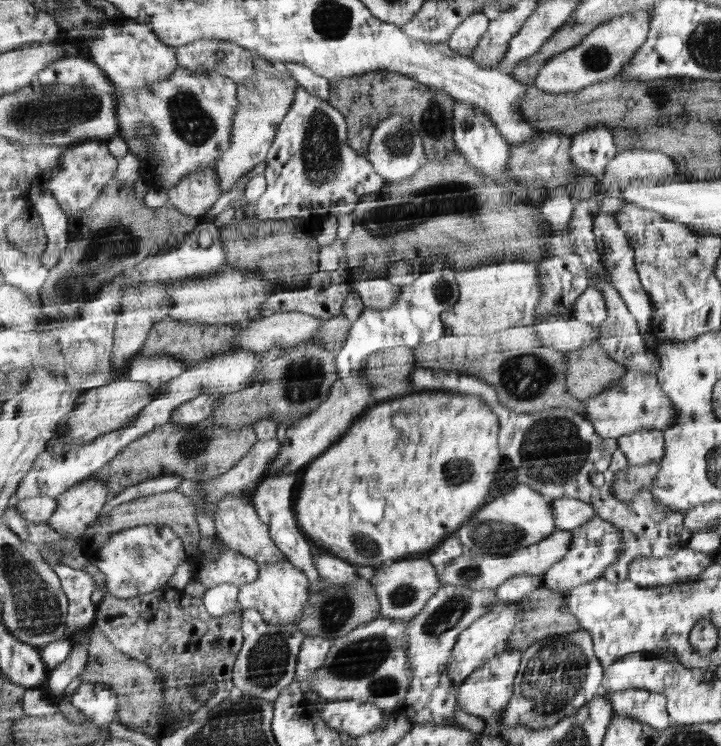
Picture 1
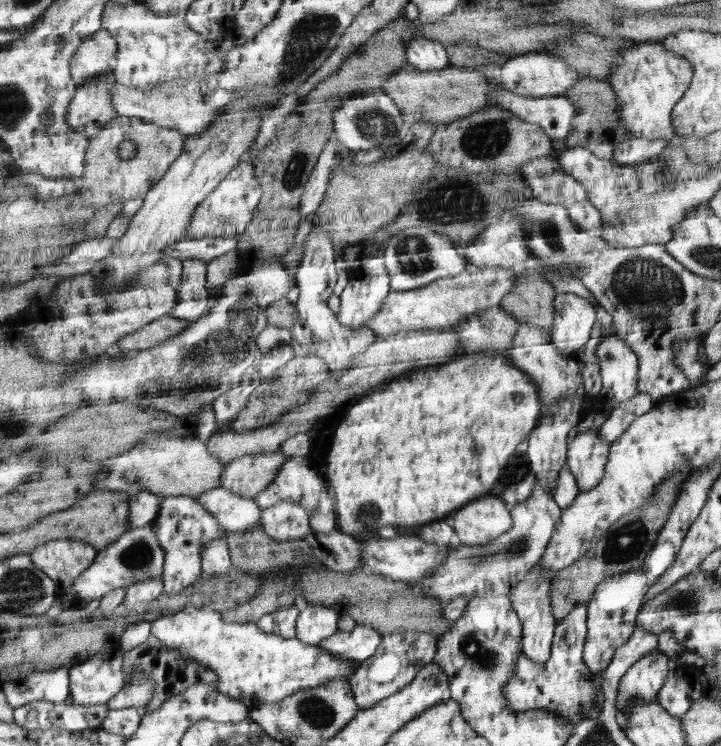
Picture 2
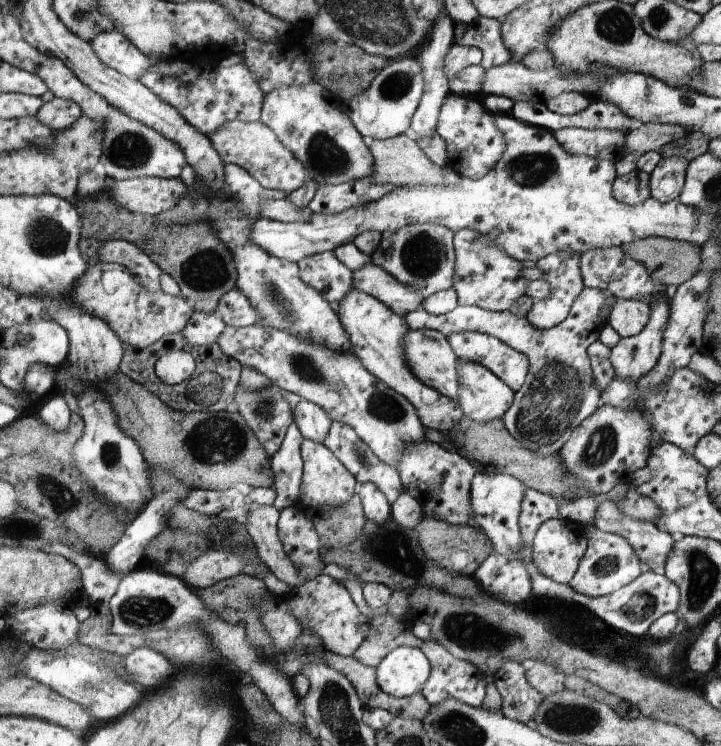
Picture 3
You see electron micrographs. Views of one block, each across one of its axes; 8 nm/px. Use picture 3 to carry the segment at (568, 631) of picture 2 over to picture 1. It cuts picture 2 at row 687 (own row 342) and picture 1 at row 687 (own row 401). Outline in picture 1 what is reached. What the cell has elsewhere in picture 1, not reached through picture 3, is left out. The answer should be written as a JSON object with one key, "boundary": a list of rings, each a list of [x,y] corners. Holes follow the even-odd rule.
{"boundary":[[[585,627],[575,633],[555,635],[537,641],[523,651],[514,696],[502,715],[506,728],[529,726],[534,730],[551,727],[562,718],[579,713],[591,700],[604,693],[605,667],[595,655],[593,634]]]}

